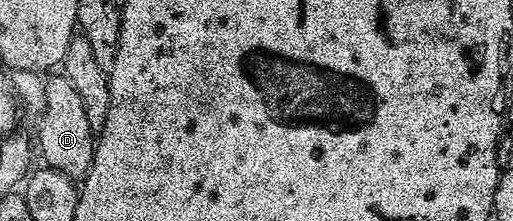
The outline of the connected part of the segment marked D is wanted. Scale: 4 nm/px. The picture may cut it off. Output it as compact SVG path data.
M65 77L50 79L46 85L46 110L41 112L42 128L36 134L40 155L46 158L45 166L52 171L60 171L75 181L85 180L94 164L96 133L88 125L88 109L76 91L76 85Z

